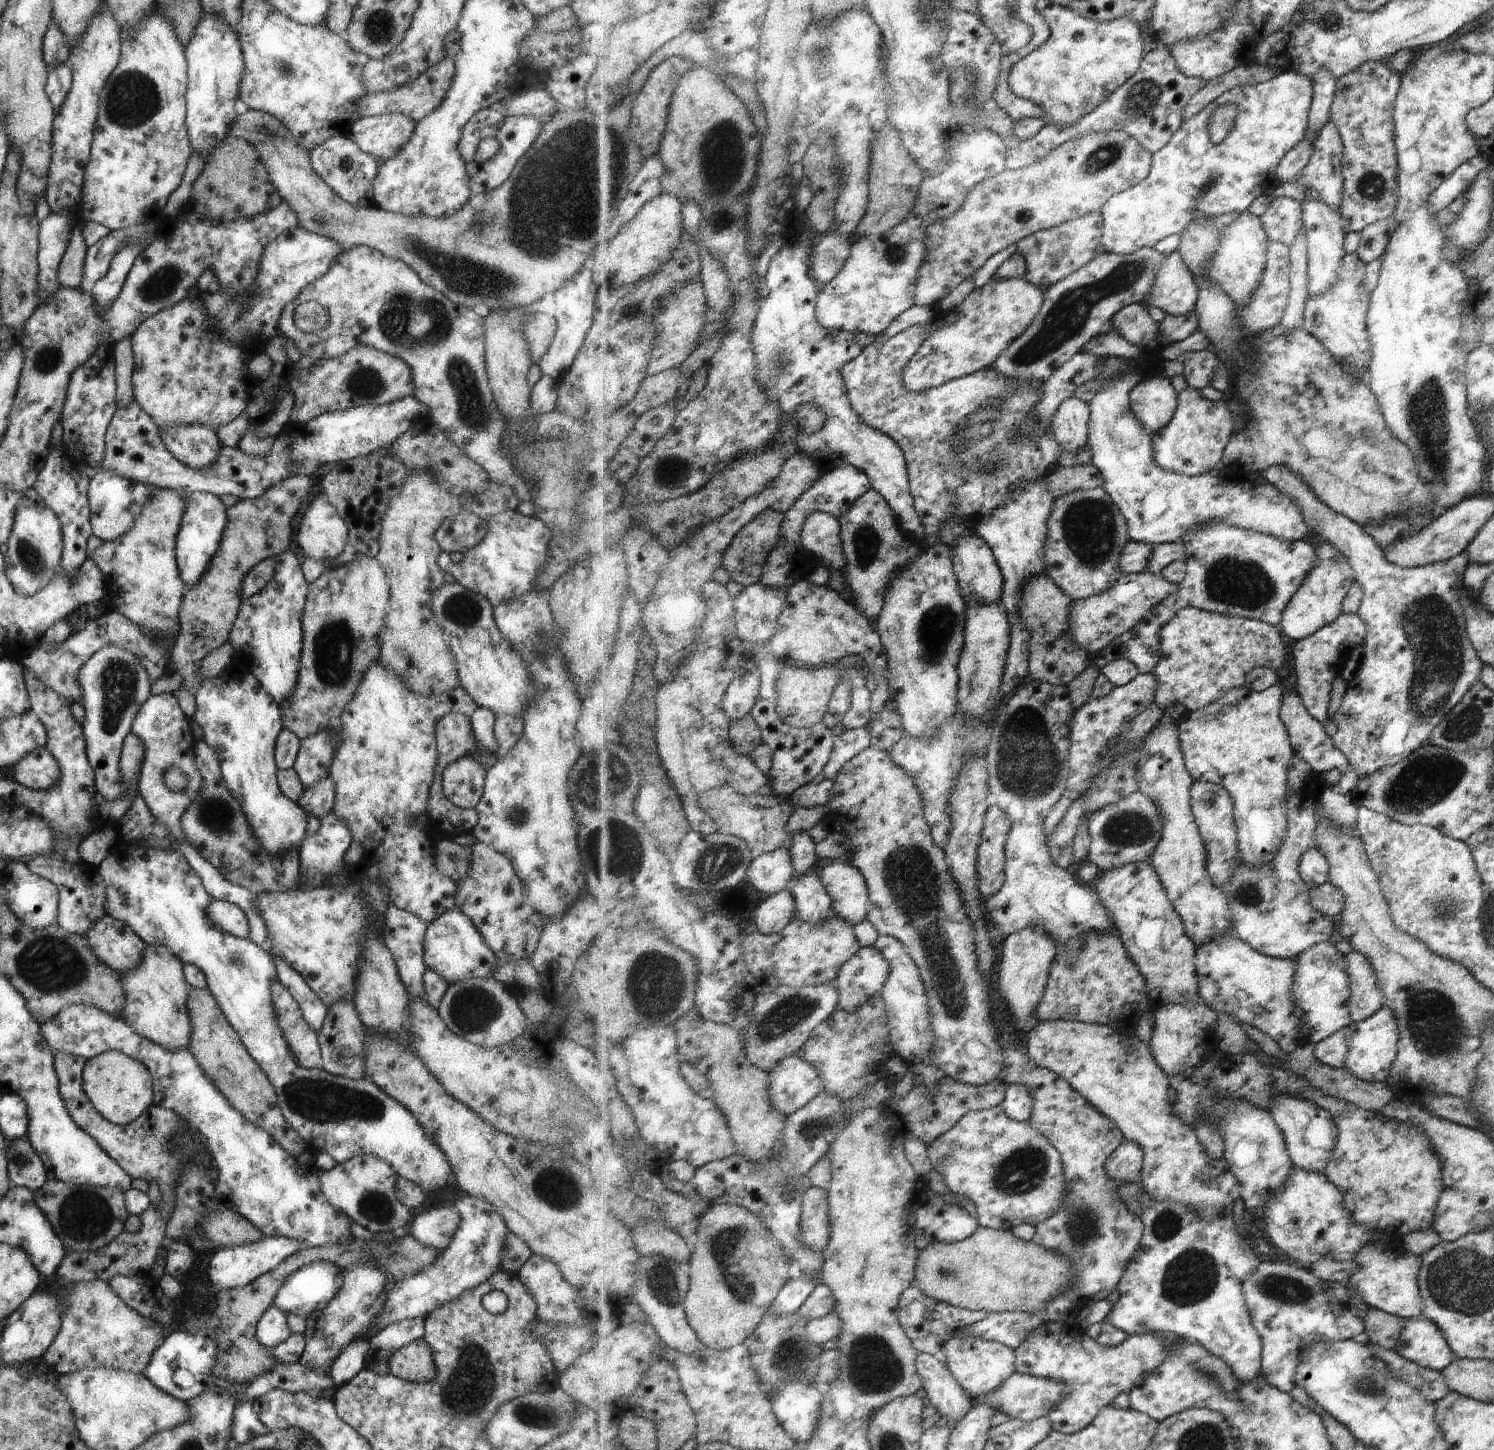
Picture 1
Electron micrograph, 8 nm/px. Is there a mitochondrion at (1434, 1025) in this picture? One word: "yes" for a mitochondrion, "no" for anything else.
yes

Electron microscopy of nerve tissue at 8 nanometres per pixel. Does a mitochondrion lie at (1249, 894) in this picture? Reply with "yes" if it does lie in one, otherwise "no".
yes

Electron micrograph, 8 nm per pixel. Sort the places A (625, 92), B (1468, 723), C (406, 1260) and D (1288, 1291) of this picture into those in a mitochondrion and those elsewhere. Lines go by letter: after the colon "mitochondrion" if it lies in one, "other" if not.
A: other
B: mitochondrion
C: mitochondrion
D: mitochondrion

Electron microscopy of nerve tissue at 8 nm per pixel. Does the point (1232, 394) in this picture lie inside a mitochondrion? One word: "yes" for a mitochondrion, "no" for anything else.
no

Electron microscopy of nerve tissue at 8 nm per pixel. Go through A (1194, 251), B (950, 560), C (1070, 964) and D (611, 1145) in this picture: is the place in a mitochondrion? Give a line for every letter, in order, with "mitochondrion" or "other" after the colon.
A: other
B: other
C: mitochondrion
D: other

